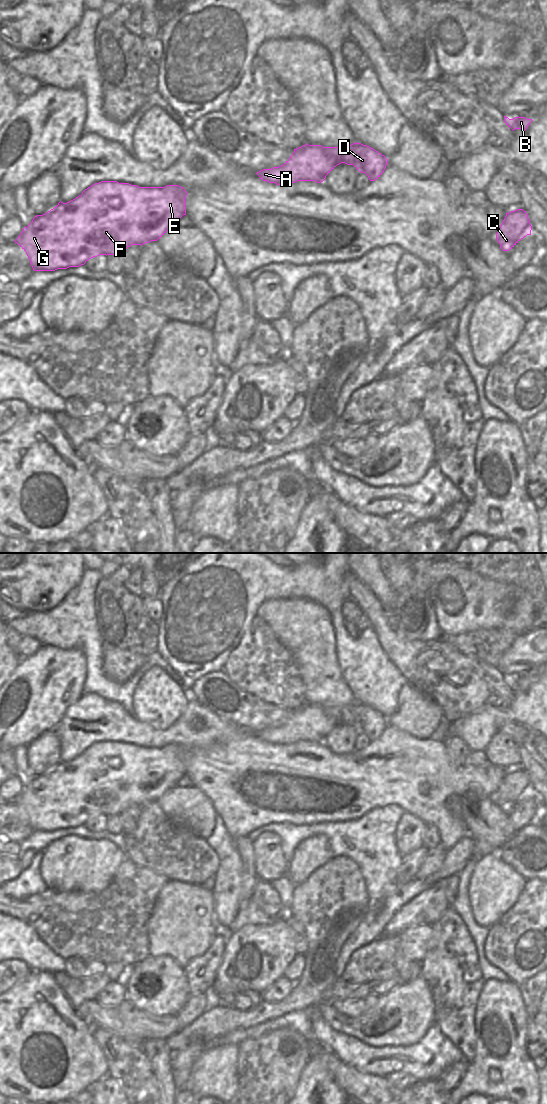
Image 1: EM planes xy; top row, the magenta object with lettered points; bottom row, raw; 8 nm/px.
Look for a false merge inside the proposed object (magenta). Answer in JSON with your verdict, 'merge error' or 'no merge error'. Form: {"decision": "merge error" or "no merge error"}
{"decision": "no merge error"}

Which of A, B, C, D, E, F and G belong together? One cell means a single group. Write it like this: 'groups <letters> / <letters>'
groups A B C D E F G

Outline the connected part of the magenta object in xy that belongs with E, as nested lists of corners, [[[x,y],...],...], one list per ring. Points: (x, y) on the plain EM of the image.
[[[101,741],[85,749],[75,759],[59,762],[43,775],[37,775],[24,787],[14,801],[27,814],[34,831],[55,831],[84,825],[99,815],[120,815],[131,805],[143,805],[160,799],[186,775],[186,750],[179,745],[165,747],[139,747],[117,741]]]

